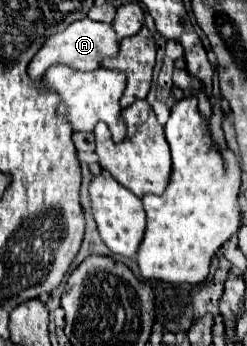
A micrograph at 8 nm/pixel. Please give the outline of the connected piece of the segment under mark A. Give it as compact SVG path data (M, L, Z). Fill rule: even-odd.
M89 18L77 20L73 22L69 28L65 28L59 34L53 34L43 46L41 50L33 56L33 60L29 62L29 76L31 78L41 78L47 68L55 66L55 64L67 64L73 66L75 70L95 70L99 68L103 58L115 58L119 54L119 40L113 34L113 26L105 24L105 22L95 22Z

